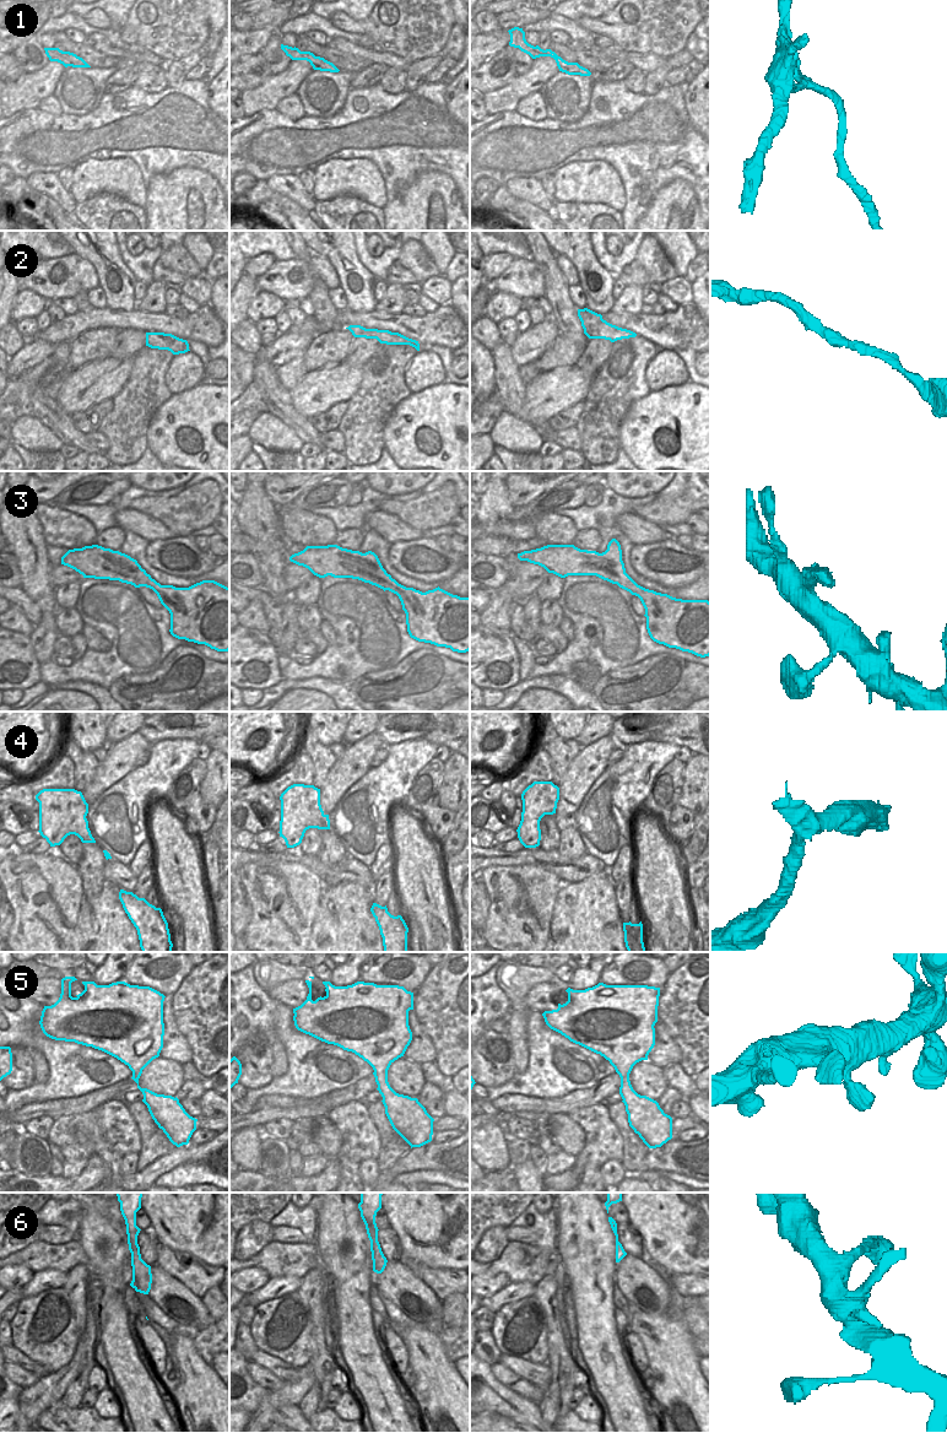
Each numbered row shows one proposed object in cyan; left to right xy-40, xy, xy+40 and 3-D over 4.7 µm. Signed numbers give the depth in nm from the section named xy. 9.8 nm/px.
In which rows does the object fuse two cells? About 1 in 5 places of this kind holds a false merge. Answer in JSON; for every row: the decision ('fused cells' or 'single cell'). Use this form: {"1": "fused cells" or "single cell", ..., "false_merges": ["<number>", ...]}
{"1": "single cell", "2": "single cell", "3": "single cell", "4": "single cell", "5": "single cell", "6": "single cell", "false_merges": []}

